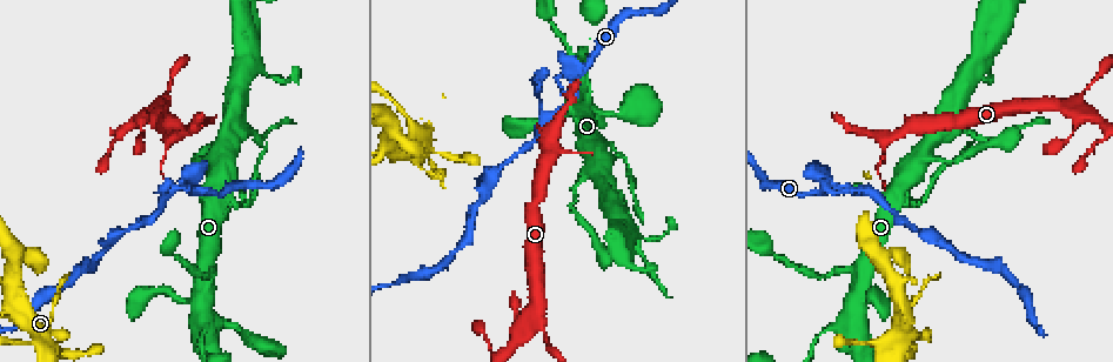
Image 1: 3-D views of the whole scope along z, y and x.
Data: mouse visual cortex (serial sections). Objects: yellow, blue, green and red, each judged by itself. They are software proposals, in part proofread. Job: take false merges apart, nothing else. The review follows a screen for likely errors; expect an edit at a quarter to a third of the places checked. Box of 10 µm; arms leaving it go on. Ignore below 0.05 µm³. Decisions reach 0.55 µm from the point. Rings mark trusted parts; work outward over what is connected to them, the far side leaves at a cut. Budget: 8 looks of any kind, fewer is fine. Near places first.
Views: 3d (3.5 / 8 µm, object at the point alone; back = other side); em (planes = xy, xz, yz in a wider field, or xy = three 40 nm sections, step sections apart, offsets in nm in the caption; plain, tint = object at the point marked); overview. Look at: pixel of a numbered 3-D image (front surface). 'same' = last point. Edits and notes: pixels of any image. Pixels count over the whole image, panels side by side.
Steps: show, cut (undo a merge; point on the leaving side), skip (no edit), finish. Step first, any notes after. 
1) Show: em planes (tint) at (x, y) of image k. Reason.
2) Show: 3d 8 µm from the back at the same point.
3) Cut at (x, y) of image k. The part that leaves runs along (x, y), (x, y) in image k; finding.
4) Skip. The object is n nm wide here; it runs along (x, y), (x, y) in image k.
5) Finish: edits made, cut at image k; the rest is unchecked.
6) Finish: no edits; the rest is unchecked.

Show: 3d 8 µm at (913, 207) of image 1. Sharp bend.

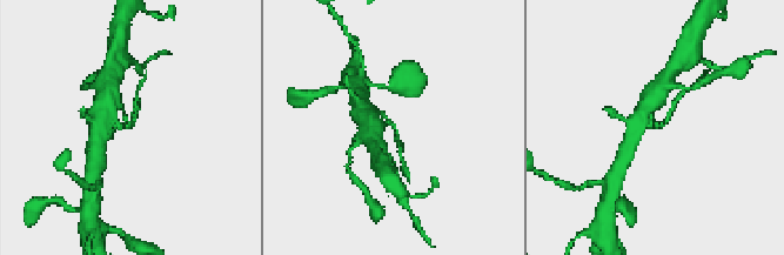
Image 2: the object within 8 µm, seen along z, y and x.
Show: em xy step 3 (tint) at the same point. Now the EM.

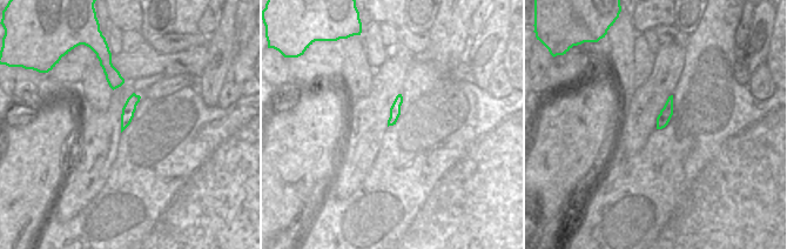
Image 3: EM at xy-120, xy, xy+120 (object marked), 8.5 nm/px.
Cut at (136, 106) of image 2. The part that leaves runs along (125, 125), (134, 123), (135, 96) in image 2; two cells meet here.

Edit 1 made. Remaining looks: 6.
Show: 3d 3.5 µm at (207, 267) of image 1. Thin arm on a thick one.

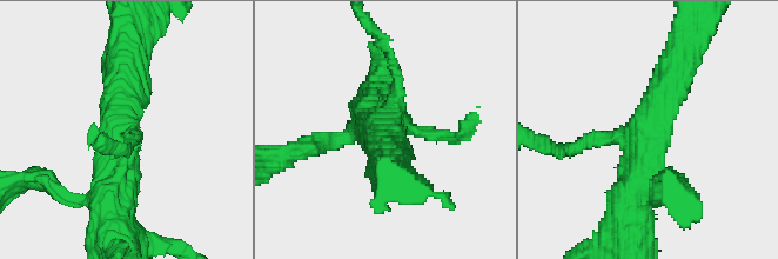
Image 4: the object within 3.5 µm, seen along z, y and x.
Show: em xy step 5 (tint) at (117, 133) of image 4. 3 arms meet here; the arms are 150, 450, 500 nm wide; now the EM.

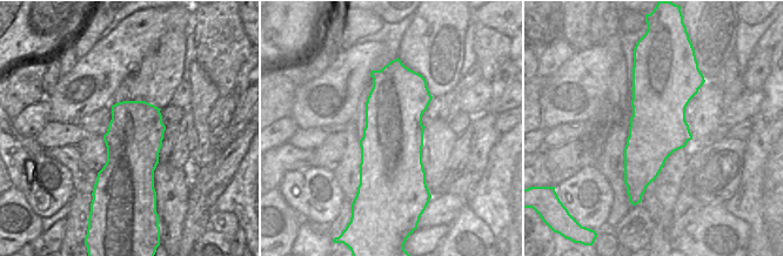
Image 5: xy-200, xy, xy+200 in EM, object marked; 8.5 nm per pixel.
Skip. The object is 500 nm wide here; it runs along (681, 52), (642, 132), (630, 207) in image 4; continuous, no second cell.

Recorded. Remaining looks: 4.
Show: 3d 3.5 µm from the back at (573, 75) of image 1. A fork.

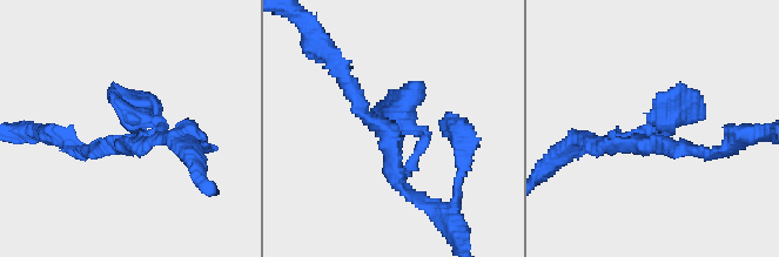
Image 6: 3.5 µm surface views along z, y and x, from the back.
Show: em planes (tint) at (650, 141) of image 6. 3 arms meet here; the arms are 150, 200, 300 nm wide.

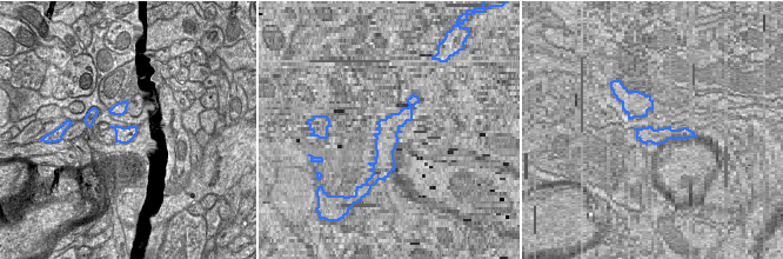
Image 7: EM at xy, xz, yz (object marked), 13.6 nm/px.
Cut at (145, 100) of image 6. Two cells meet here.

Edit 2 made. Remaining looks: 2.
Finish: edits made, cut at image 2, cut at image 6; the rest is unchecked.

